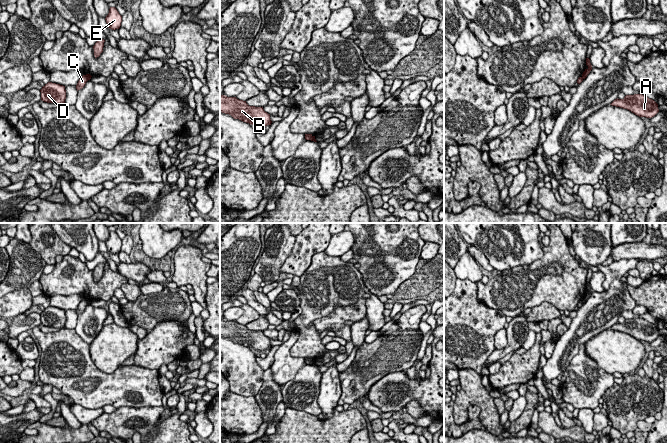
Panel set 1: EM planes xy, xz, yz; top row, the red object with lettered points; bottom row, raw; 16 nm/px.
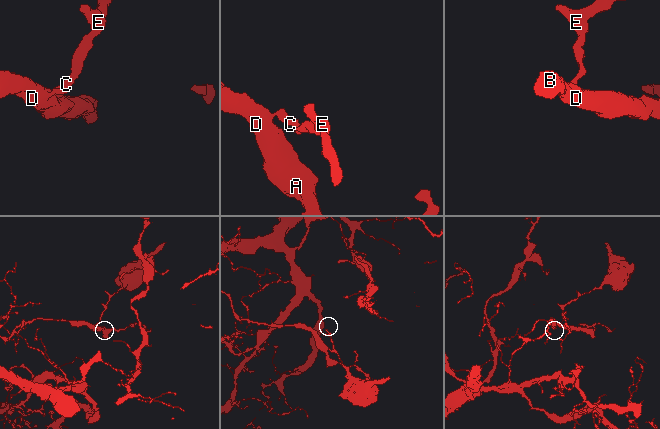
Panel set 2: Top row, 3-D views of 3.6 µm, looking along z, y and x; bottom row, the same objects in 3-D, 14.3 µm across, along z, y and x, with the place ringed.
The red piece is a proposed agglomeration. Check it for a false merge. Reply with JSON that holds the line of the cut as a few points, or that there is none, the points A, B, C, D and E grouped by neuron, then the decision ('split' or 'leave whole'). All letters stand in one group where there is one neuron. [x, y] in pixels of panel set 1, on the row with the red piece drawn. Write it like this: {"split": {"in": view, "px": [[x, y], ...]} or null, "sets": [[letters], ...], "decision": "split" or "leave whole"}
{"split": {"in": "xy", "px": [[85, 75], [89, 79]]}, "sets": [["A", "B", "C", "D"], ["E"]], "decision": "split"}

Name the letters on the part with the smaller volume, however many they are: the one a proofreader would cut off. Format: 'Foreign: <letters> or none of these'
Foreign: E

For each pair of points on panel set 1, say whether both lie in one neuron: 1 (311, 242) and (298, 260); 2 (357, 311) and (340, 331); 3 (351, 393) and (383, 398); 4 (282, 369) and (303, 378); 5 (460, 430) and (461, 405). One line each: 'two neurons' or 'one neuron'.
1: one neuron
2: one neuron
3: two neurons
4: two neurons
5: two neurons

